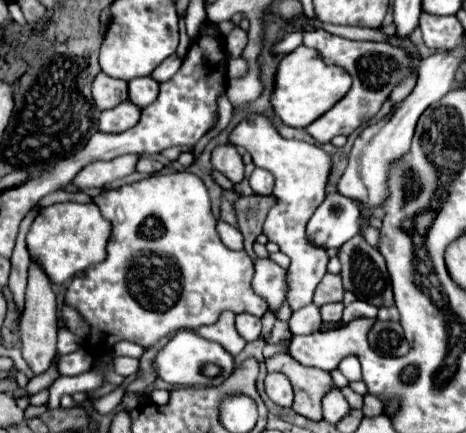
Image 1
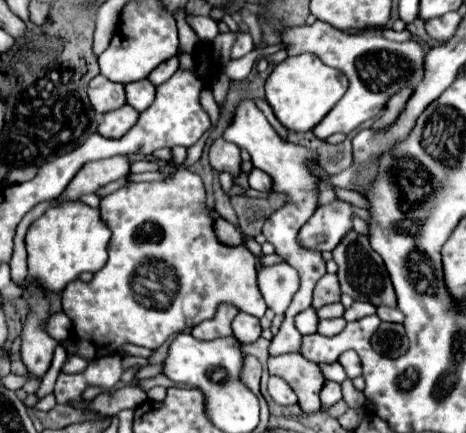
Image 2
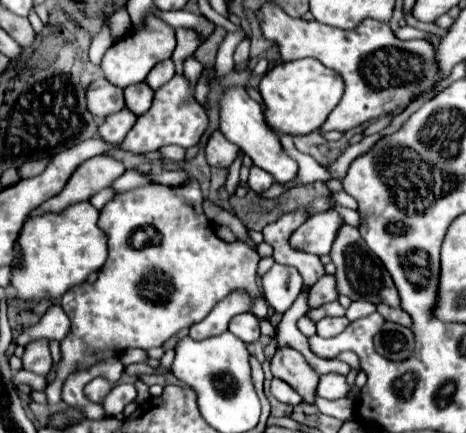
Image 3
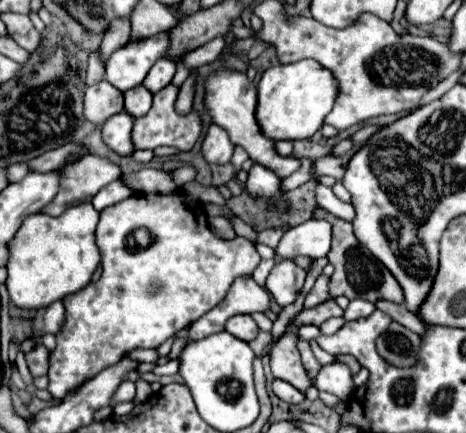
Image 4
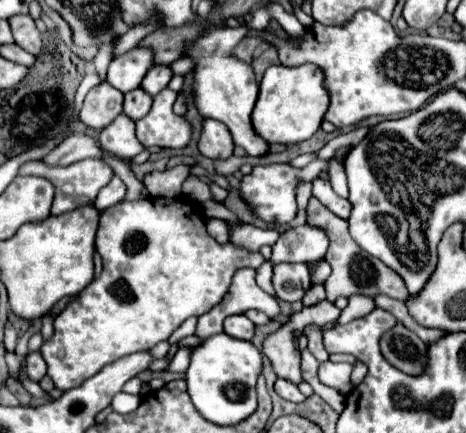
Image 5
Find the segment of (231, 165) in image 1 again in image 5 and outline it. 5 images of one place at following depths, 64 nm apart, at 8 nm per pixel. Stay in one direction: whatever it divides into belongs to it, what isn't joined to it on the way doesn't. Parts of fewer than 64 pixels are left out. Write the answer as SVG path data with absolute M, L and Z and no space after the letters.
M204 120L198 150L210 160L226 160L232 156L234 142L228 128L216 120Z

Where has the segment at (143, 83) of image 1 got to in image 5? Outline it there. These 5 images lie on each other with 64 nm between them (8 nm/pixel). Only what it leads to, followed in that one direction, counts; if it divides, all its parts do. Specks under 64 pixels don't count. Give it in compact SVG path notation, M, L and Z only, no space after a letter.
M142 88L124 94L124 114L132 120L144 118L150 106L152 106L152 96L148 96L148 92L144 92Z

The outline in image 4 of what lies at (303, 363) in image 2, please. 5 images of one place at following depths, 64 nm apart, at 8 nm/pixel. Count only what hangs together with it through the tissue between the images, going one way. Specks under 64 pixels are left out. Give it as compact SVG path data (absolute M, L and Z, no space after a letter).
M282 336L272 352L270 352L270 366L274 378L280 378L294 388L298 388L302 394L312 386L312 378L304 370L300 362L300 352L296 352L296 344L292 344L292 336Z

